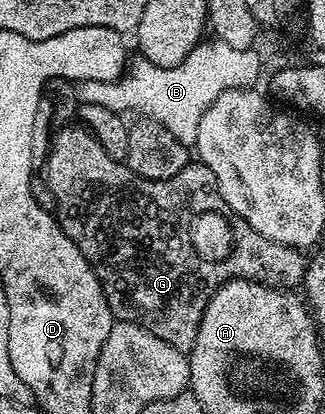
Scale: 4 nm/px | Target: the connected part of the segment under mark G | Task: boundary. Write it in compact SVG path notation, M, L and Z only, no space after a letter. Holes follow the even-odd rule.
M82 126L73 127L60 127L60 132L52 138L51 149L47 152L45 179L56 199L54 215L61 230L95 269L101 282L101 290L116 321L133 322L149 330L149 334L161 338L161 342L169 342L169 346L173 346L179 352L190 354L195 345L203 311L213 291L211 288L199 288L199 264L203 264L205 260L211 262L223 256L227 258L225 266L229 270L241 270L251 274L261 272L261 276L279 276L283 278L283 282L302 285L303 276L307 272L308 257L300 249L278 244L264 236L257 238L255 248L255 242L249 242L249 234L243 236L247 223L226 202L221 202L220 199L215 204L209 204L207 198L207 202L201 204L199 186L213 179L213 170L209 170L209 166L201 162L189 162L173 178L146 180L133 174L133 170L128 168L124 161L109 158L109 154L105 154L101 142L97 142L92 132L88 132ZM239 246L245 246L245 250L241 252ZM211 250L215 250L217 254L207 254ZM251 250L257 250L257 260L243 260L249 258L249 254L255 258L255 252Z

